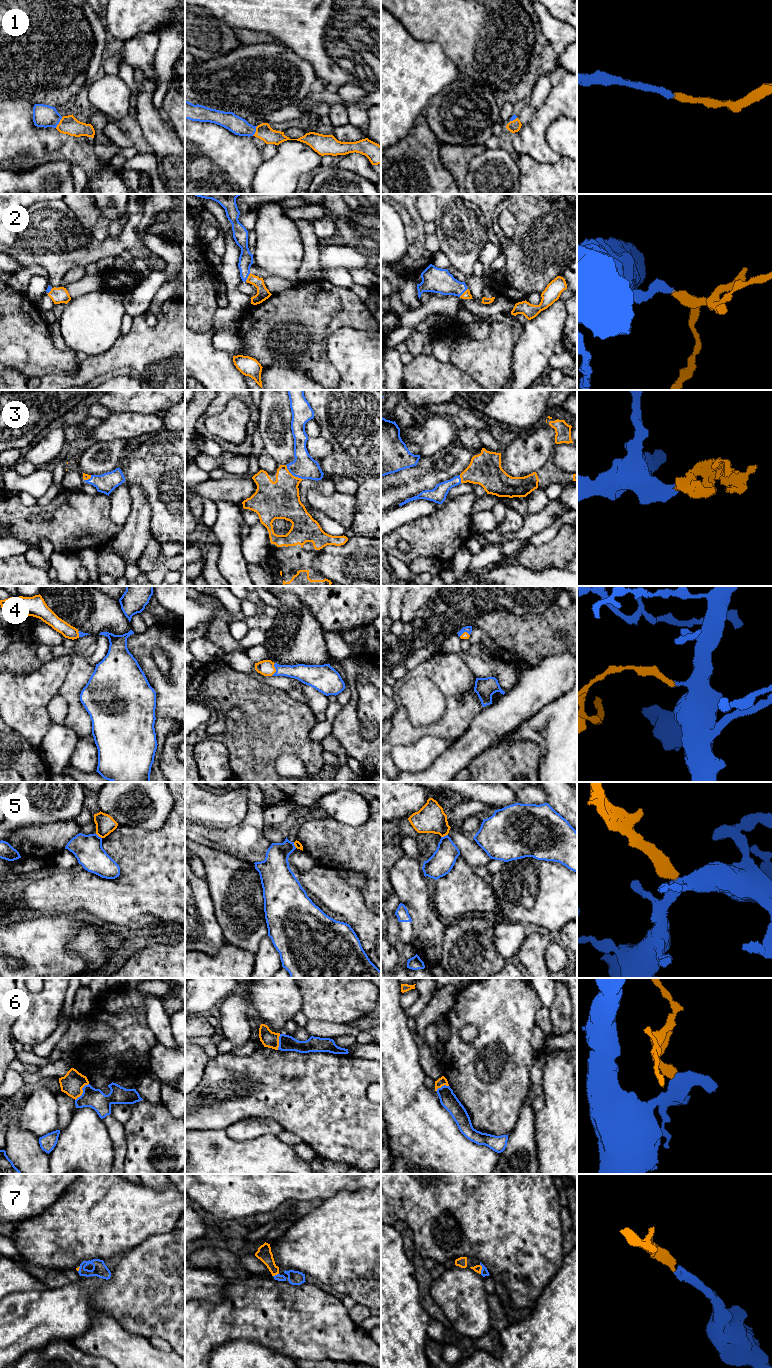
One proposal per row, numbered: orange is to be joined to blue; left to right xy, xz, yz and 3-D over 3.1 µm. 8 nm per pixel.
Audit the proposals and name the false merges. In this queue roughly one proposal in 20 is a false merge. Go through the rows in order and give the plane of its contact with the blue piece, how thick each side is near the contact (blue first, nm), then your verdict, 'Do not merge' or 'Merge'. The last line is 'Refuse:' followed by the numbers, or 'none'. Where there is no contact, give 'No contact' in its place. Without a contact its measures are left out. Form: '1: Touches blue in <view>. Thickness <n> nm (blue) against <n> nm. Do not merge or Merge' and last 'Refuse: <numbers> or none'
1: Touches blue in xy. Thickness 180 nm (blue) against 150 nm. Merge
2: Touches blue in xz. Thickness 110 nm (blue) against 100 nm. Merge
3: Touches blue in xz. Thickness 190 nm (blue) against 300 nm. Merge
4: Touches blue in xz. Thickness 140 nm (blue) against 130 nm. Merge
5: Touches blue in yz. Thickness 190 nm (blue) against 220 nm. Do not merge
6: Touches blue in xy. Thickness 160 nm (blue) against 180 nm. Merge
7: Touches blue in yz. Thickness 60 nm (blue) against 60 nm. Merge
Refuse: 5

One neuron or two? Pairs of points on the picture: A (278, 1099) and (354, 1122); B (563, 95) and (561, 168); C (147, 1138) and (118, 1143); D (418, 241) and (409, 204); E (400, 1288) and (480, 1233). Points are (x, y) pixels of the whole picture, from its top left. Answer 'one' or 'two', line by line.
A: one
B: two
C: two
D: one
E: two

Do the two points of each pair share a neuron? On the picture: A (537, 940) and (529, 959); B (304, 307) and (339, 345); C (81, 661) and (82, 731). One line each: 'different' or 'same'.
A: same
B: different
C: same

